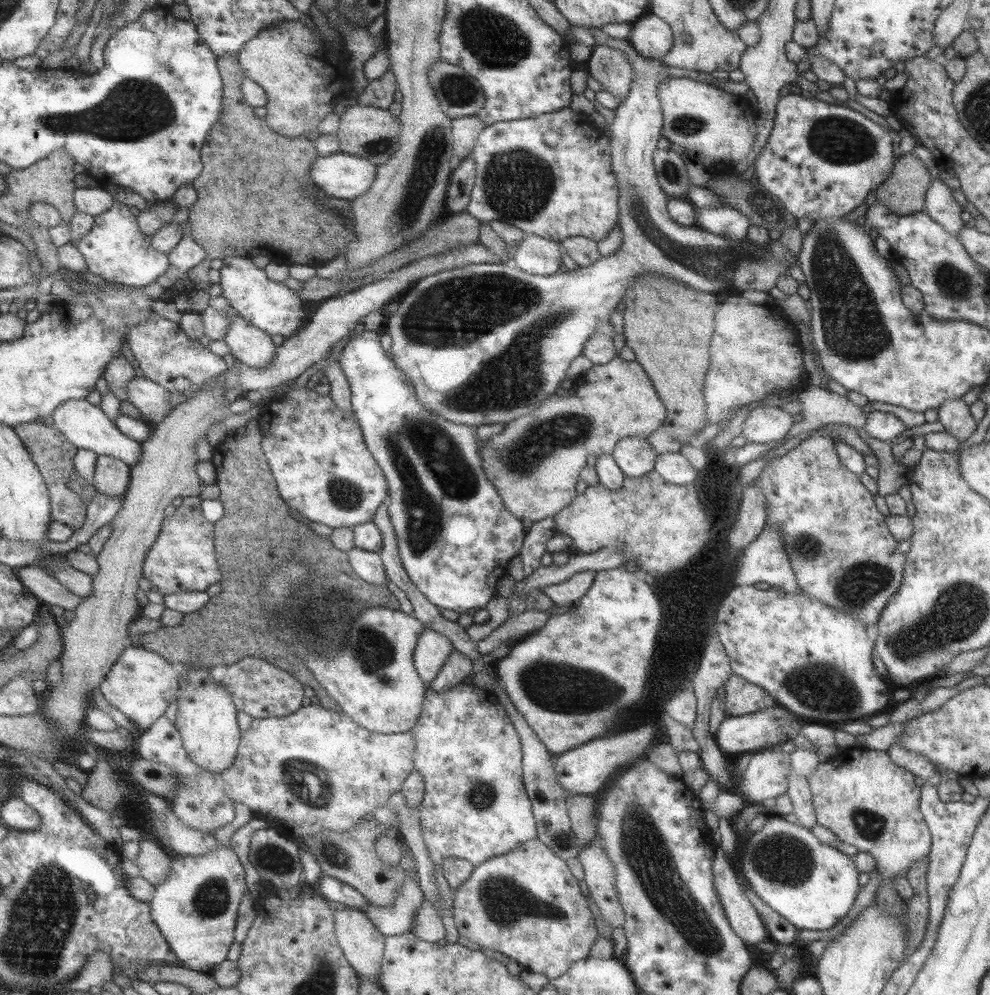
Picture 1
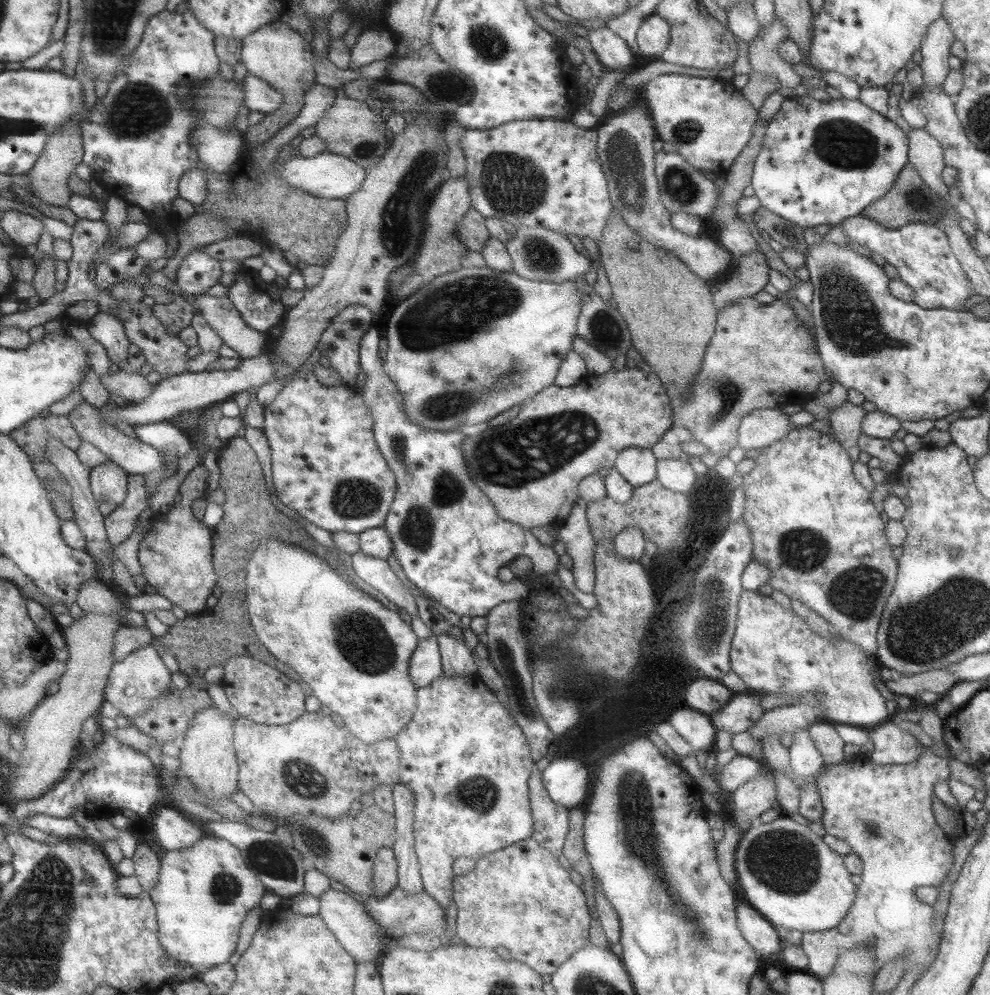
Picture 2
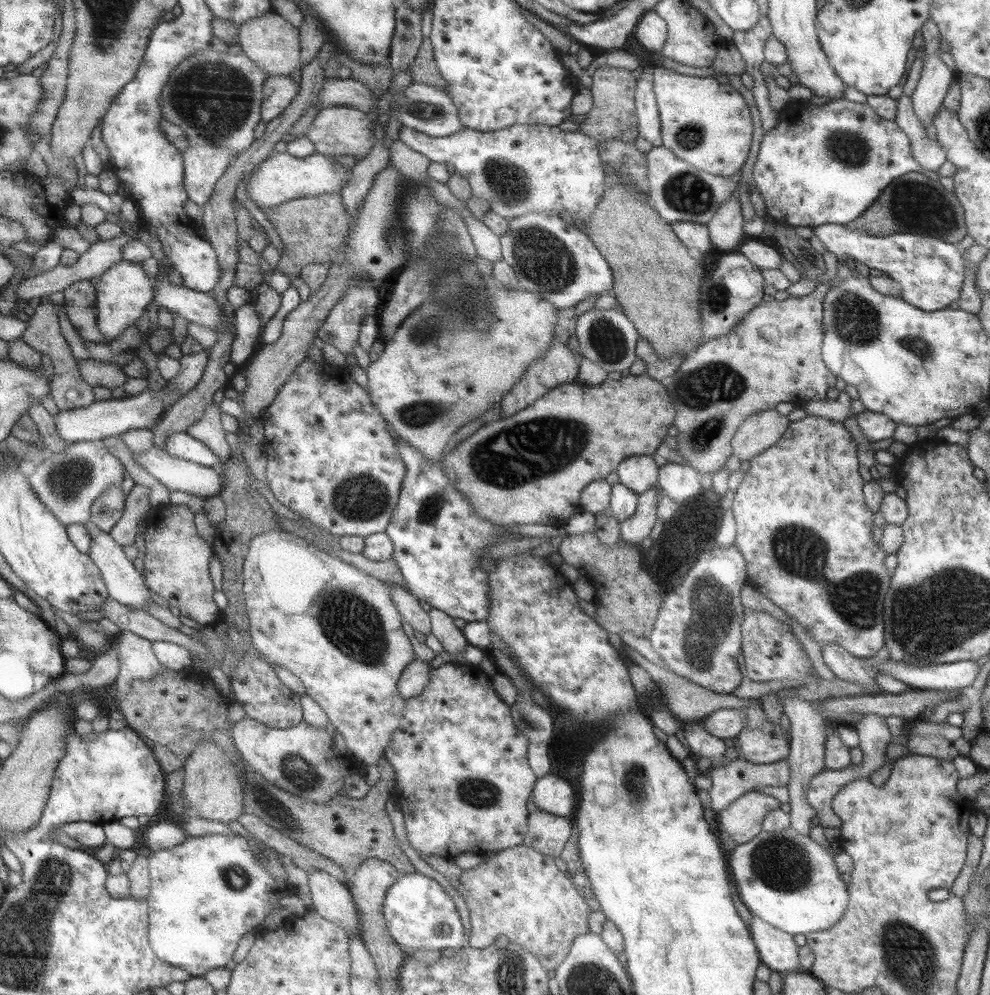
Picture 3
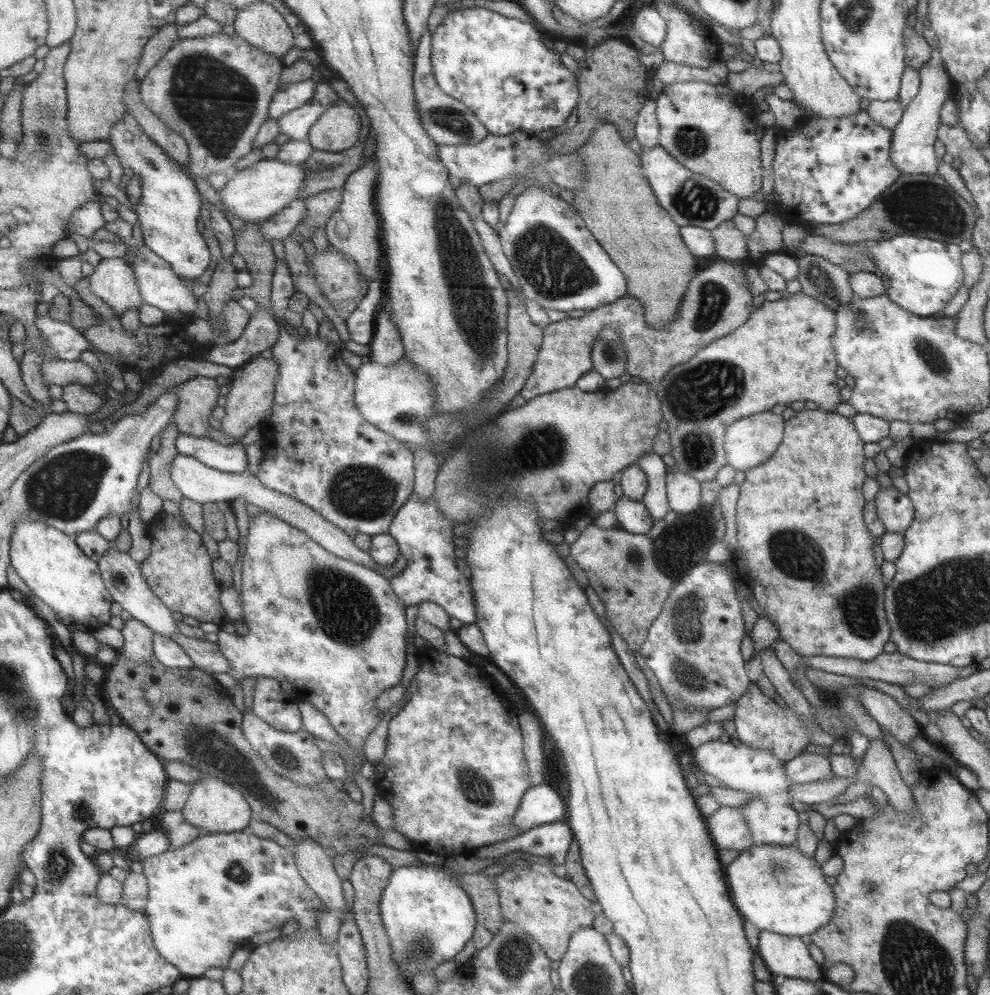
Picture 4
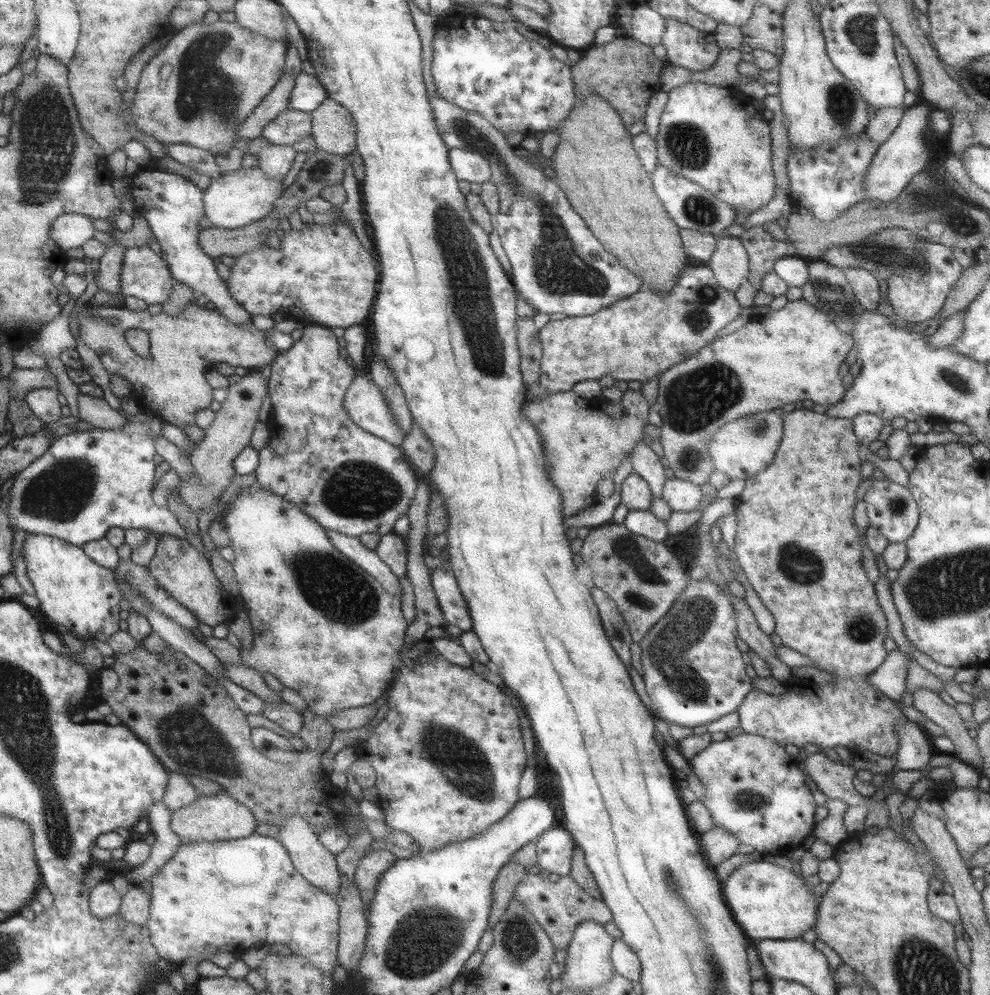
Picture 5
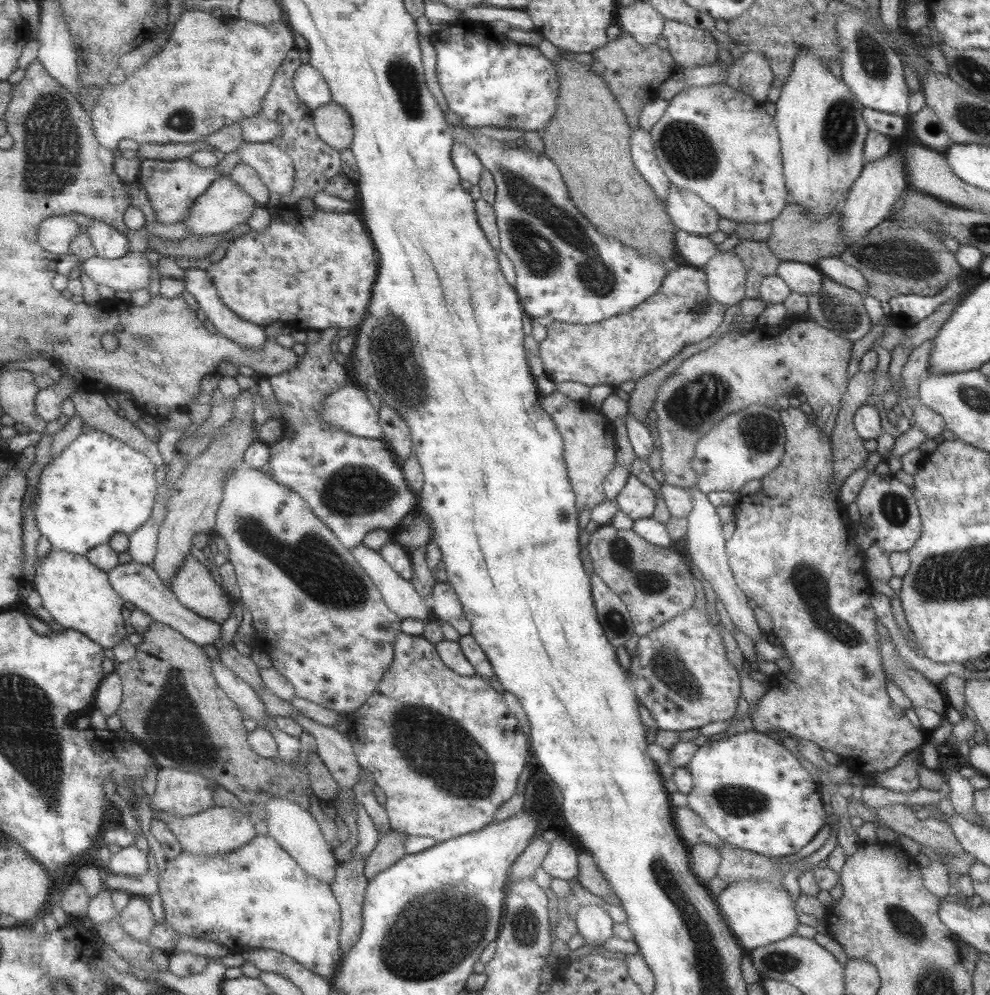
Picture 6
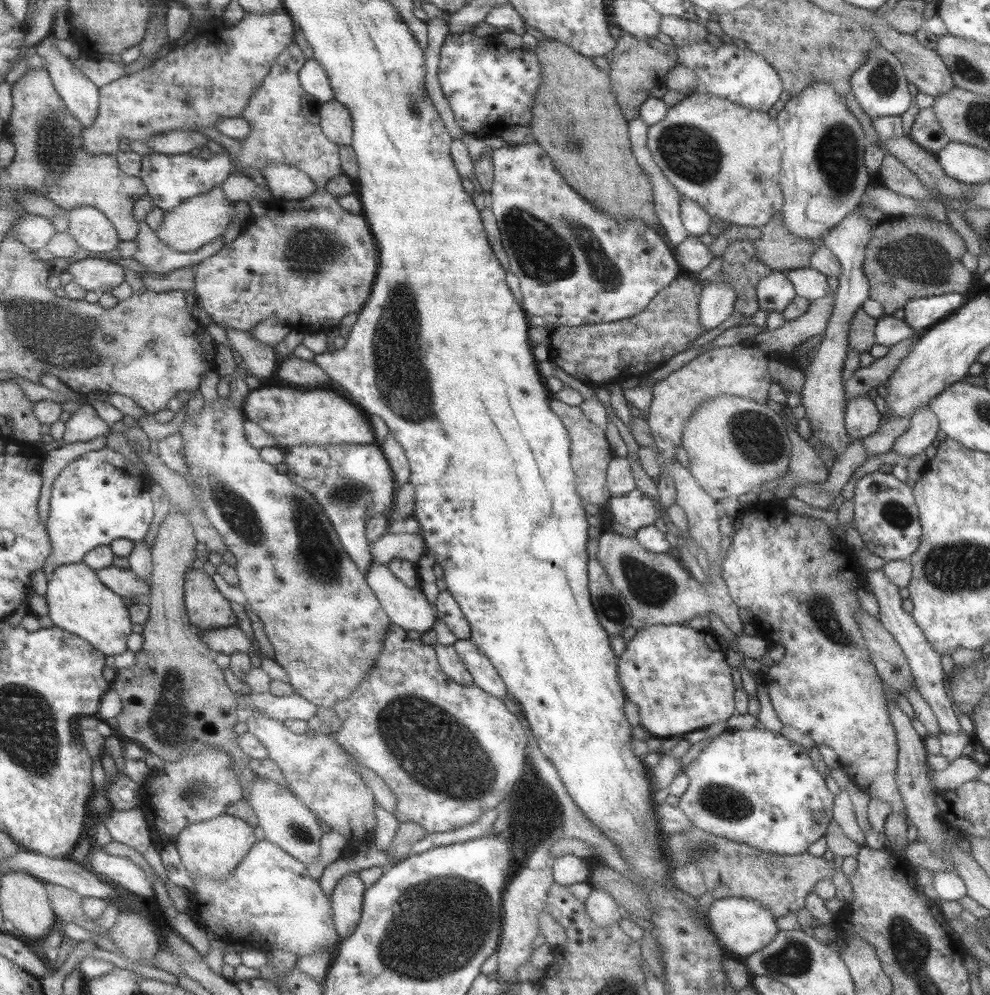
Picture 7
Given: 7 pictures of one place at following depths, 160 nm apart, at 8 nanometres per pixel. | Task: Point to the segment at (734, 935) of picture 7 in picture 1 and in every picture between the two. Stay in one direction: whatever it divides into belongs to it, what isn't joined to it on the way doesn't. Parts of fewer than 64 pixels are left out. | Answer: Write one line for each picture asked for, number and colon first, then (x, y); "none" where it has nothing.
1: (811, 885)
2: (786, 872)
3: (788, 880)
4: (777, 888)
5: (767, 900)
6: (757, 913)

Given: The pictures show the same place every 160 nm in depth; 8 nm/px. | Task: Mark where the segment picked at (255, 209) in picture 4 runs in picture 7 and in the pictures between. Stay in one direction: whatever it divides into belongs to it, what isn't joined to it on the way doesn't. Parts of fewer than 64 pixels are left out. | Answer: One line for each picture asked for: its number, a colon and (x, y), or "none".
5: (236, 198)
6: (223, 205)
7: (197, 220)

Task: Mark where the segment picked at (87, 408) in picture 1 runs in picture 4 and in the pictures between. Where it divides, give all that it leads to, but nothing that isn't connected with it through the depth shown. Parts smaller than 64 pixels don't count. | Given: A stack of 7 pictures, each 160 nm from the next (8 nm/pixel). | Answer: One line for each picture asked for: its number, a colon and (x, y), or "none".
2: (135, 457)
3: (174, 473)
4: (194, 480)

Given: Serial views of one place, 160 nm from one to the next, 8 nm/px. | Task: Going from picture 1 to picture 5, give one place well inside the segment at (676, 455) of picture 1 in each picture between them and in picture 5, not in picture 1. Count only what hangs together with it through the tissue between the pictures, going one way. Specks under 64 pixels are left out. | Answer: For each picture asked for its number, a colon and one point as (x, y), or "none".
2: (674, 474)
3: (678, 481)
4: (682, 491)
5: (680, 495)

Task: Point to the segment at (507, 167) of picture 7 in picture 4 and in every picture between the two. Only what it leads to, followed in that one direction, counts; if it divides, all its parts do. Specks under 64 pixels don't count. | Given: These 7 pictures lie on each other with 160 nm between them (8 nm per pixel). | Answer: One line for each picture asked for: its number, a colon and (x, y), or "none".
4: (558, 265)
5: (557, 266)
6: (564, 270)

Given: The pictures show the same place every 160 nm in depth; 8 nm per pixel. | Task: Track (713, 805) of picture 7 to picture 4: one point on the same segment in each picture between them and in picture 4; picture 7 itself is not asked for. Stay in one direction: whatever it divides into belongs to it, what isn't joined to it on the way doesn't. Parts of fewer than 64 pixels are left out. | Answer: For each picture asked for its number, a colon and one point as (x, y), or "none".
4: (771, 817)
5: (752, 789)
6: (749, 790)

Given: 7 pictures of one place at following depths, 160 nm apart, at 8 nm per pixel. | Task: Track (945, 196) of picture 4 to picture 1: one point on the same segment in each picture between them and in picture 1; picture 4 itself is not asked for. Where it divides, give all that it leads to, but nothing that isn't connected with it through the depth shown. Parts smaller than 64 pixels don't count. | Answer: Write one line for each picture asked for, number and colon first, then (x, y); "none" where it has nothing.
1: (903, 191)
2: (909, 199)
3: (913, 203)

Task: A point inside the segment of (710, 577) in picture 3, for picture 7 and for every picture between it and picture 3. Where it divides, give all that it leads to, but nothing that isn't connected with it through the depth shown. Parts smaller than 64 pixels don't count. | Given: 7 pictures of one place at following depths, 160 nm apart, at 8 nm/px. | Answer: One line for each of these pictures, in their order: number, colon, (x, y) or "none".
4: (692, 647)
5: (692, 671)
6: (679, 672)
7: (678, 677)

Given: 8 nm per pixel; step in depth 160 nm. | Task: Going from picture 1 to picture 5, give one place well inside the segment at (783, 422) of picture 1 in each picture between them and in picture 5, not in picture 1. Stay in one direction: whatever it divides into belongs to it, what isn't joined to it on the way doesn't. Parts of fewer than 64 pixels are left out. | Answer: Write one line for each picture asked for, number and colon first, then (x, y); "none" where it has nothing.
2: (760, 428)
3: (760, 430)
4: (751, 440)
5: (741, 448)

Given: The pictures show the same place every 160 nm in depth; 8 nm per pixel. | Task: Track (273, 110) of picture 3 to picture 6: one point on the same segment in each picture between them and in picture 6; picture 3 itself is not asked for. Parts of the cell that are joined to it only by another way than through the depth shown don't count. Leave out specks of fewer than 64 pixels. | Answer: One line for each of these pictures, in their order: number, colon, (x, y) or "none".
4: (288, 96)
5: (307, 93)
6: (311, 89)

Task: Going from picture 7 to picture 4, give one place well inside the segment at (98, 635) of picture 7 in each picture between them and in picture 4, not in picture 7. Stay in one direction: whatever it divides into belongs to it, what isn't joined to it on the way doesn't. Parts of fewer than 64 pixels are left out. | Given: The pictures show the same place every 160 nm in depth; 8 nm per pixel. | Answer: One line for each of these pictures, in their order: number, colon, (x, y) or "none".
4: (51, 565)
5: (70, 589)
6: (78, 595)

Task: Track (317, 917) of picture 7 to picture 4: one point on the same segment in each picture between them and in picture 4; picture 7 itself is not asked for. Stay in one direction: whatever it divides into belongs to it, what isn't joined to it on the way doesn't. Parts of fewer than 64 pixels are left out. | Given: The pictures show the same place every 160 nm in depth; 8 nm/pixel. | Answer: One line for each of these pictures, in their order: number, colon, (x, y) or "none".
4: (199, 906)
5: (225, 895)
6: (255, 896)

